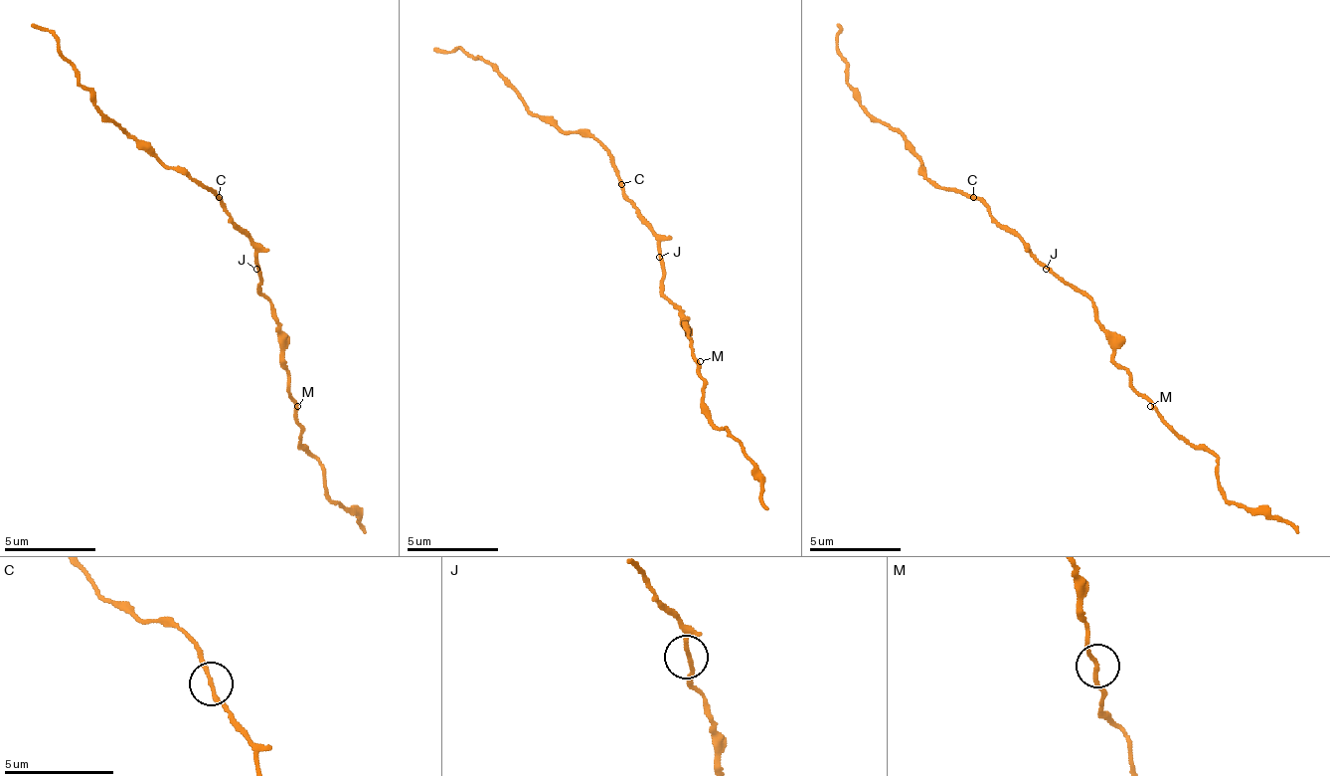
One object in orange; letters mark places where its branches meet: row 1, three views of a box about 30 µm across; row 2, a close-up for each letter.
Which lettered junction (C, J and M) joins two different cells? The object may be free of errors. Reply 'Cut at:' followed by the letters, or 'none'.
Cut at: C

